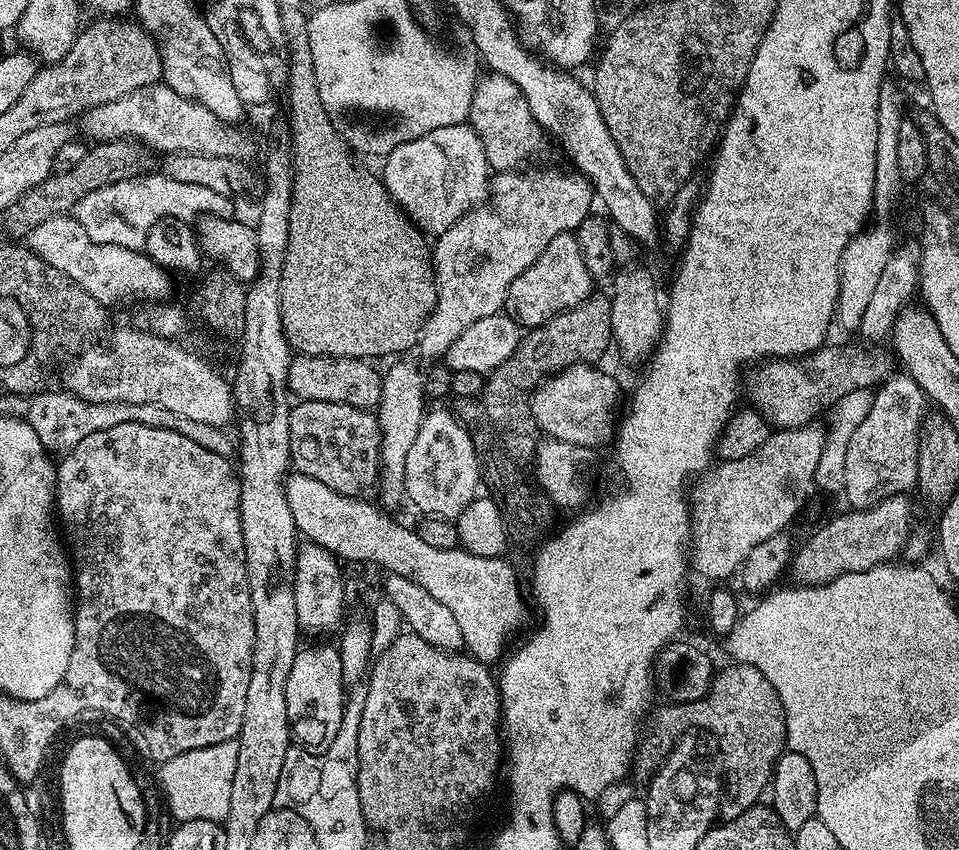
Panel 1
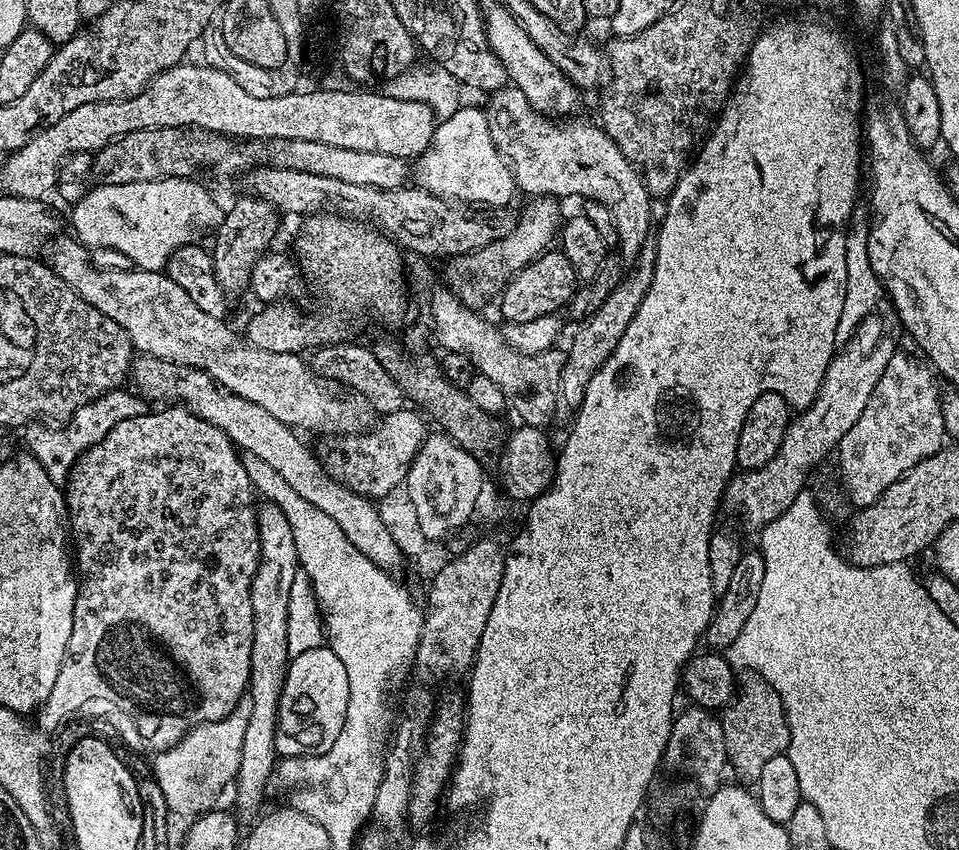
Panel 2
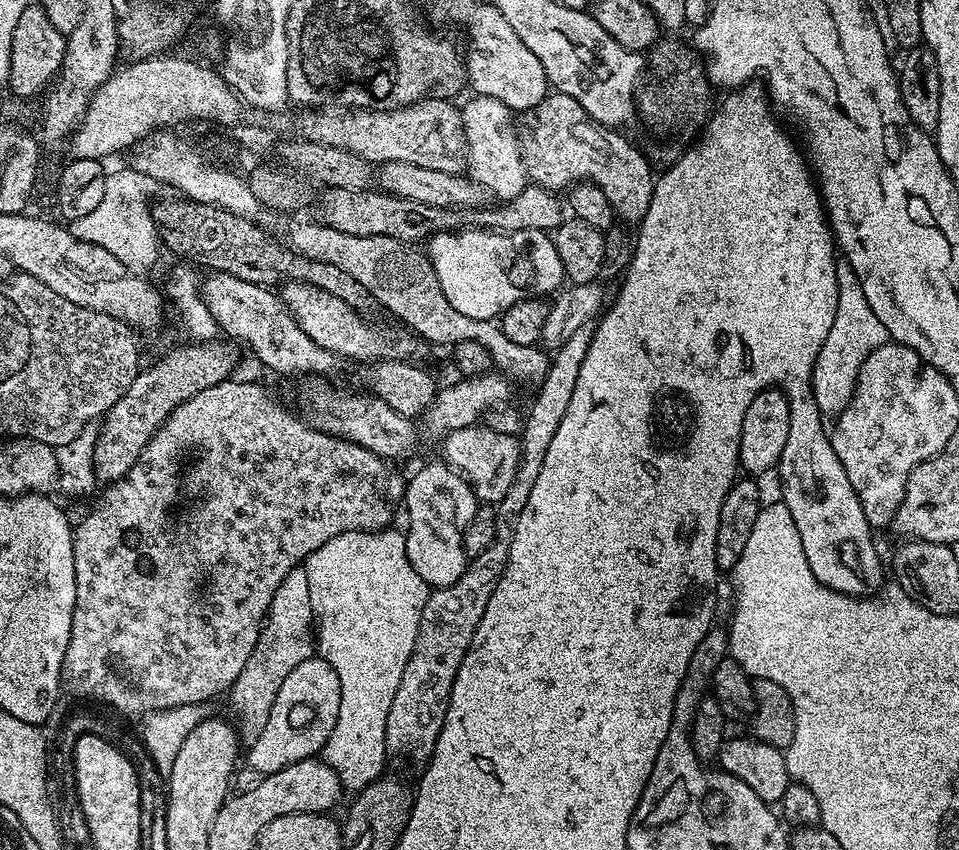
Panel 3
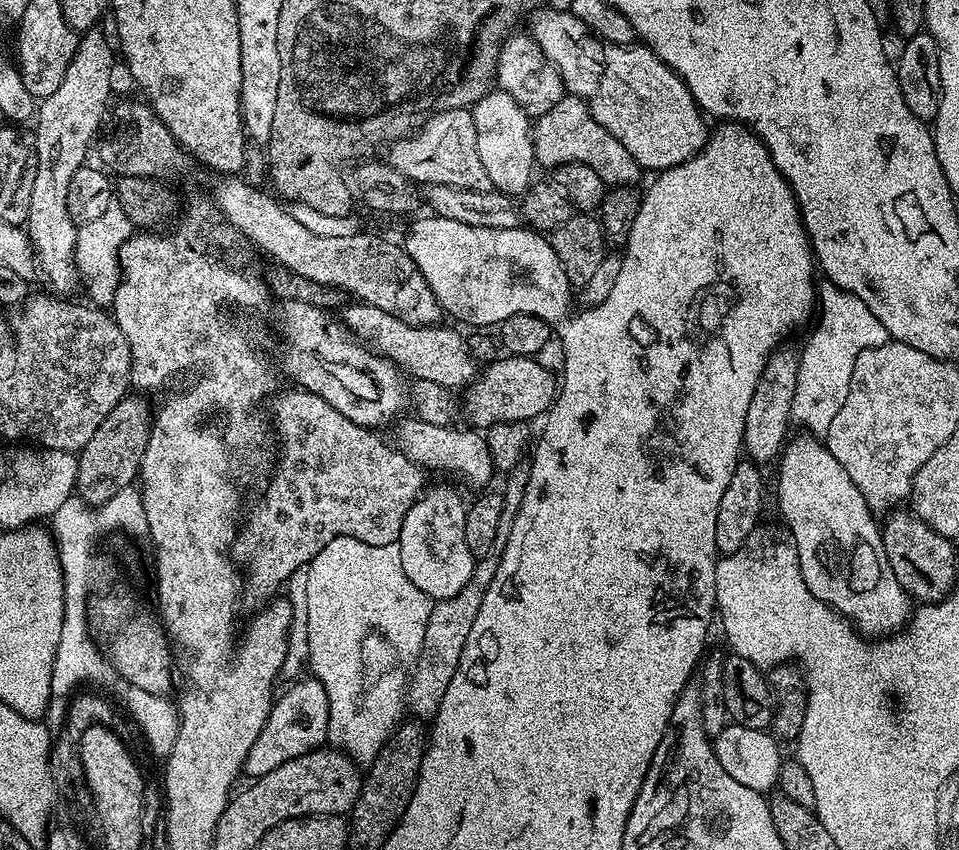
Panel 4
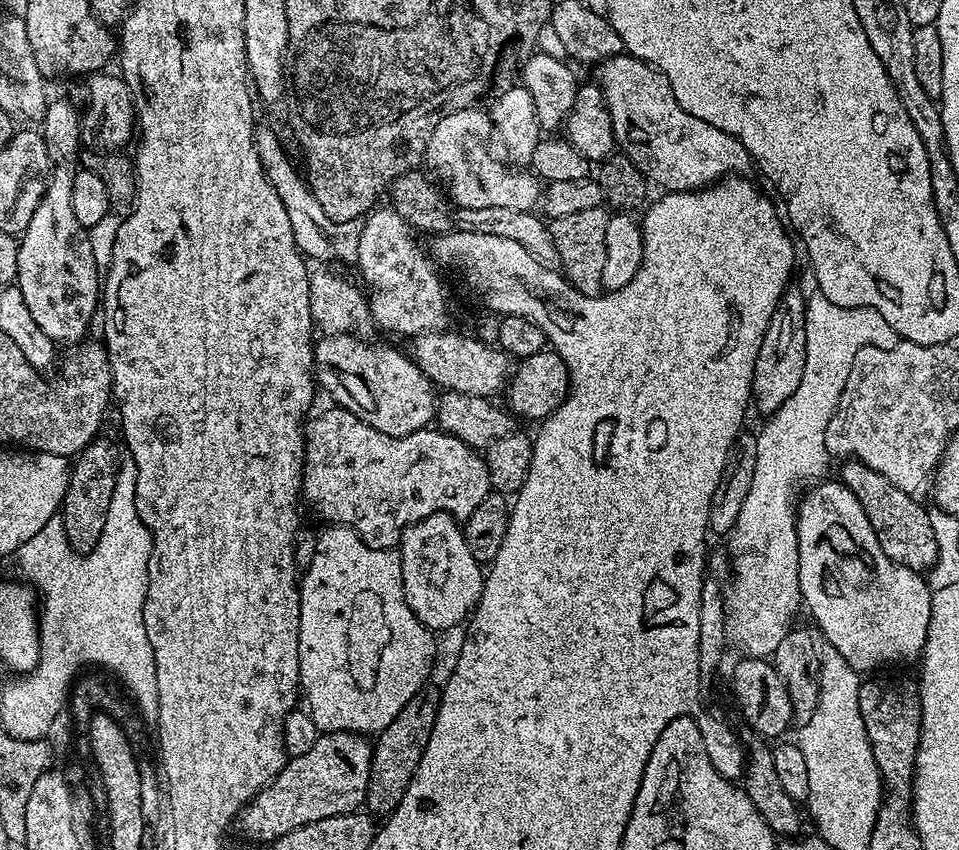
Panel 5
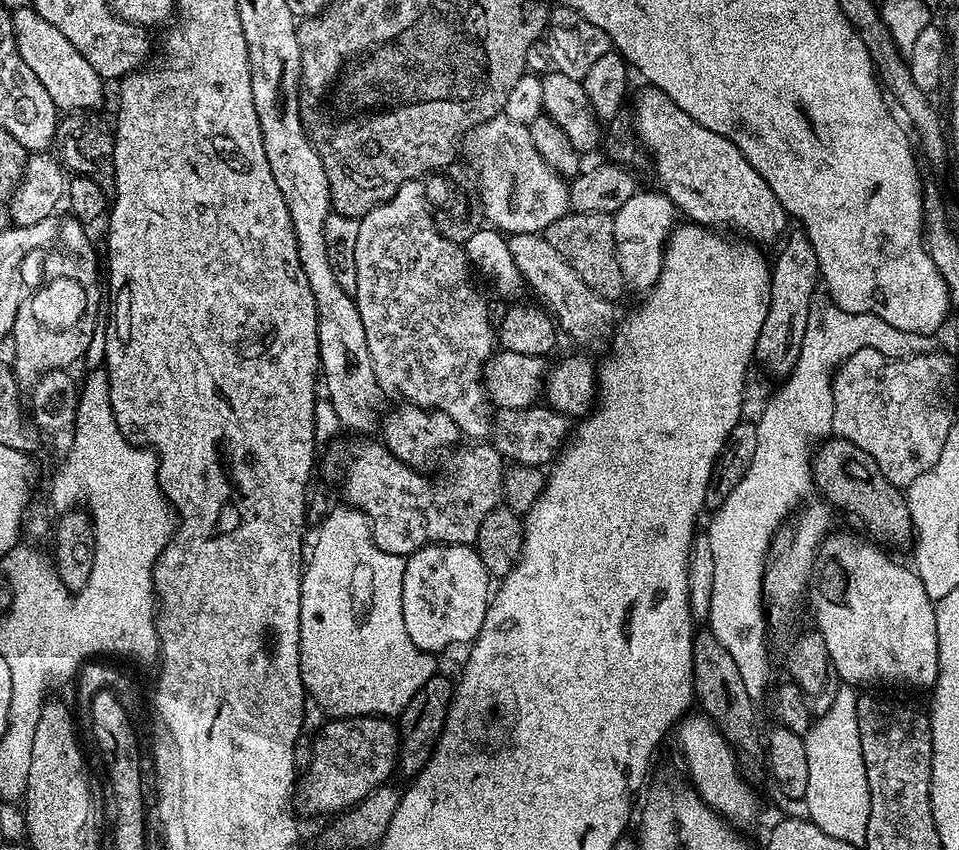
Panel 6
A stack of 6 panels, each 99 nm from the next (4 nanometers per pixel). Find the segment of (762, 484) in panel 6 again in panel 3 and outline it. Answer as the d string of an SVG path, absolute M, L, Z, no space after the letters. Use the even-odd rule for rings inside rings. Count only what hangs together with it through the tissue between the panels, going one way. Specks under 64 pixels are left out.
M841 271L837 275L837 283L840 285L840 294L834 323L830 326L830 334L826 334L826 342L822 342L822 350L818 350L812 371L814 402L818 402L818 410L828 418L835 417L847 408L852 401L852 393L856 391L856 379L862 362L866 362L866 358L874 350L878 350L878 346L887 344L890 340L886 326L870 310L852 271Z

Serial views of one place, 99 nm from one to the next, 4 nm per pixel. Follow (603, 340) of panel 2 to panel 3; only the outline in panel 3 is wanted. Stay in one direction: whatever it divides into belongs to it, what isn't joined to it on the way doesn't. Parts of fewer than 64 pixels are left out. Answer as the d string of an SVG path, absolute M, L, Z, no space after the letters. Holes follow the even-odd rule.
M586 323L583 326L578 326L568 340L562 346L553 351L551 355L547 370L544 377L541 379L542 386L535 398L530 410L527 409L524 421L524 429L520 435L520 460L519 466L515 470L514 482L511 483L510 490L507 494L495 505L495 520L506 520L506 522L513 522L516 526L517 522L512 520L514 516L519 517L522 514L523 507L526 506L526 501L530 498L531 488L534 487L535 479L538 478L538 473L545 462L546 452L549 449L550 441L554 438L554 433L558 430L558 425L562 422L562 415L566 412L566 407L570 404L570 397L574 392L574 385L578 380L578 370L581 369L582 360L585 358L586 351L588 351L590 342L593 340L595 332L595 325L593 323Z

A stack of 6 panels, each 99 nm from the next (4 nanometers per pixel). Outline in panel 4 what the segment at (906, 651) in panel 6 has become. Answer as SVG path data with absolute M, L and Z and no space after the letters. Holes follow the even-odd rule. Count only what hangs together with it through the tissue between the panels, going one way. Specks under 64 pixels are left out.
M811 434L800 435L804 436L793 435L787 441L778 465L780 464L780 512L784 515L783 523L790 533L790 539L796 545L806 586L814 598L826 602L861 633L880 638L903 629L910 616L910 597L902 590L898 578L894 578L894 570L890 570L882 528L877 517L866 506L866 498L862 498L858 486L850 482L850 474L846 474L838 458L830 454L827 443Z

